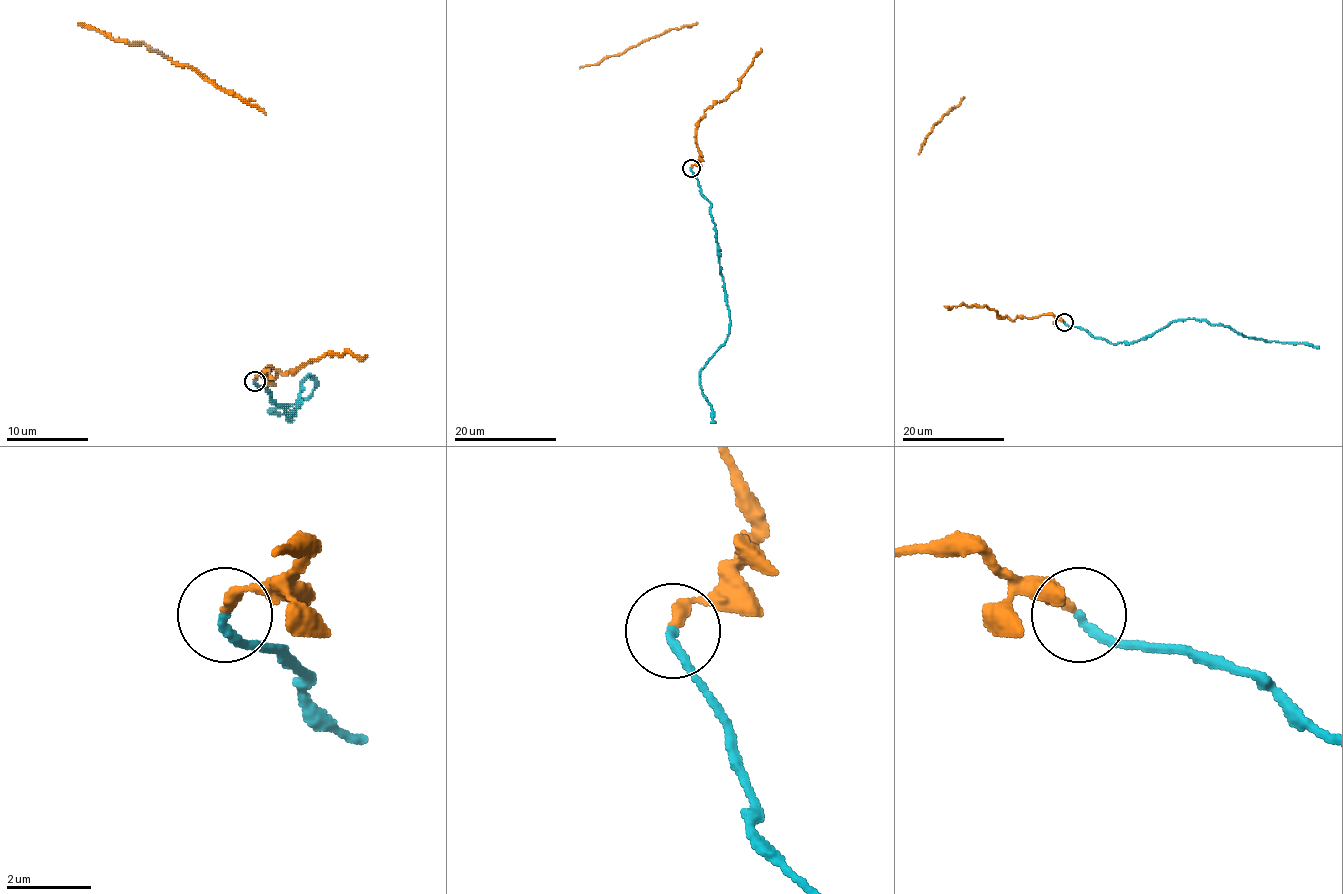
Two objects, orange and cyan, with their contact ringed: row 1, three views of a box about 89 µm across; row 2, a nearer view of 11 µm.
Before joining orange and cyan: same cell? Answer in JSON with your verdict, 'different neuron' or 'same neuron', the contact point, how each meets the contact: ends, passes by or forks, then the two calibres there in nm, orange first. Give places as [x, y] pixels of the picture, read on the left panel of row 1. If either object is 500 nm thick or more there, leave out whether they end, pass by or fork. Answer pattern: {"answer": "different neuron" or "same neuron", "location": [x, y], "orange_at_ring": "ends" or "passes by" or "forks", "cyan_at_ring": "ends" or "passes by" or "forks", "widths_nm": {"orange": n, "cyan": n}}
{"answer": "same neuron", "location": [255, 381], "orange_at_ring": "ends", "cyan_at_ring": "ends", "widths_nm": {"orange": 260, "cyan": 200}}

